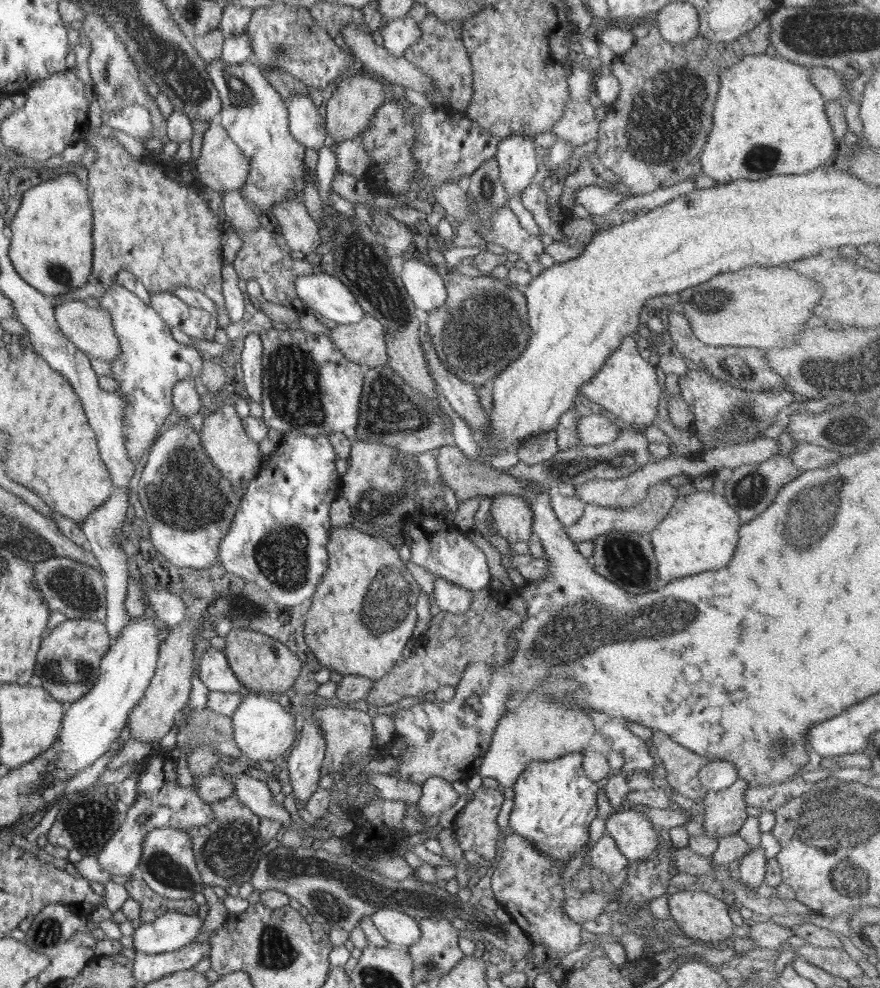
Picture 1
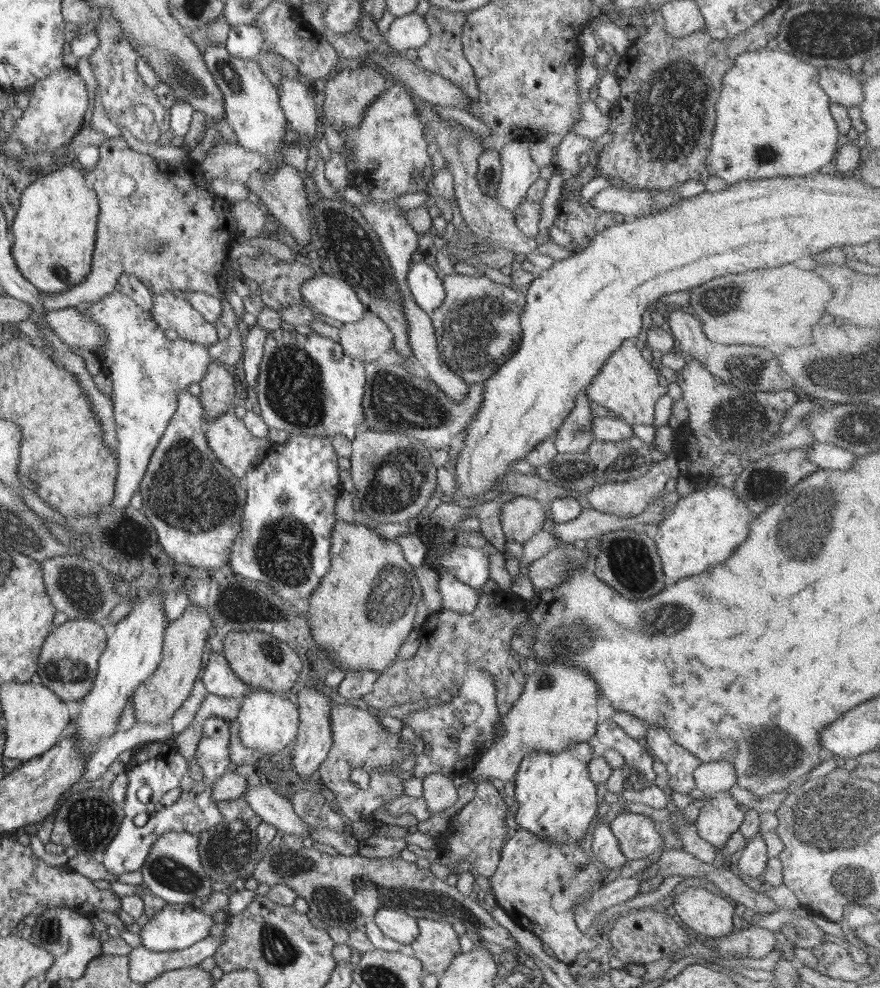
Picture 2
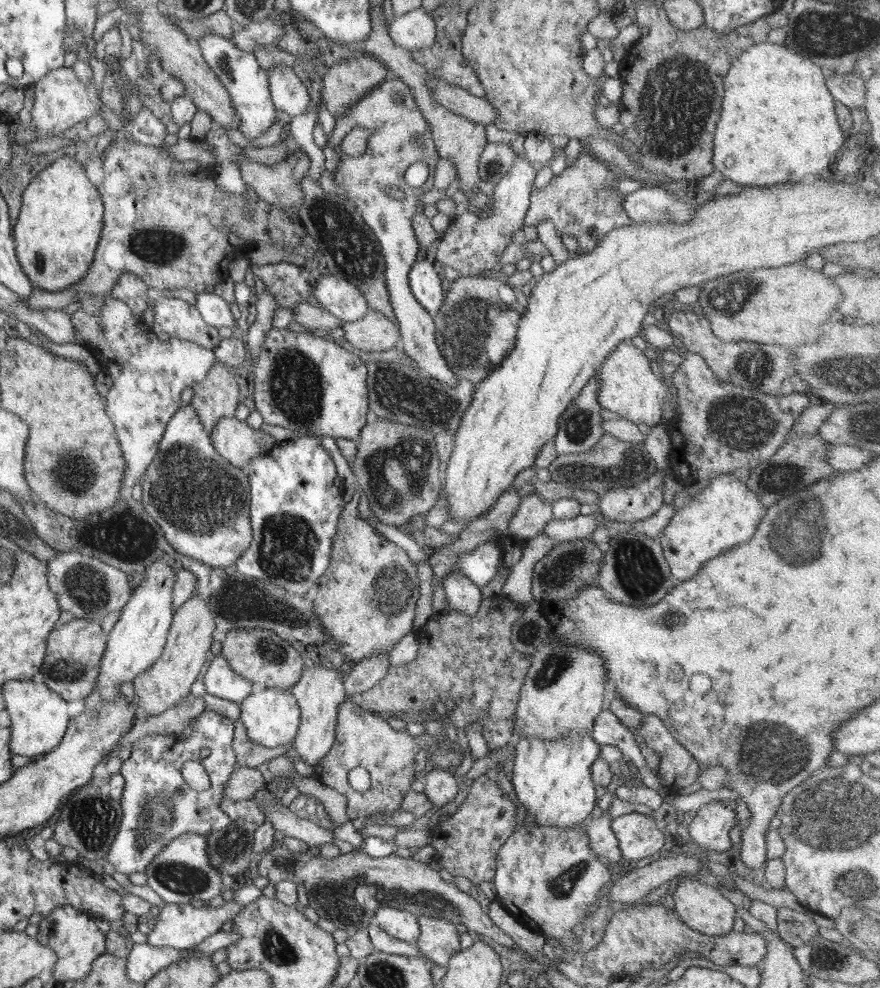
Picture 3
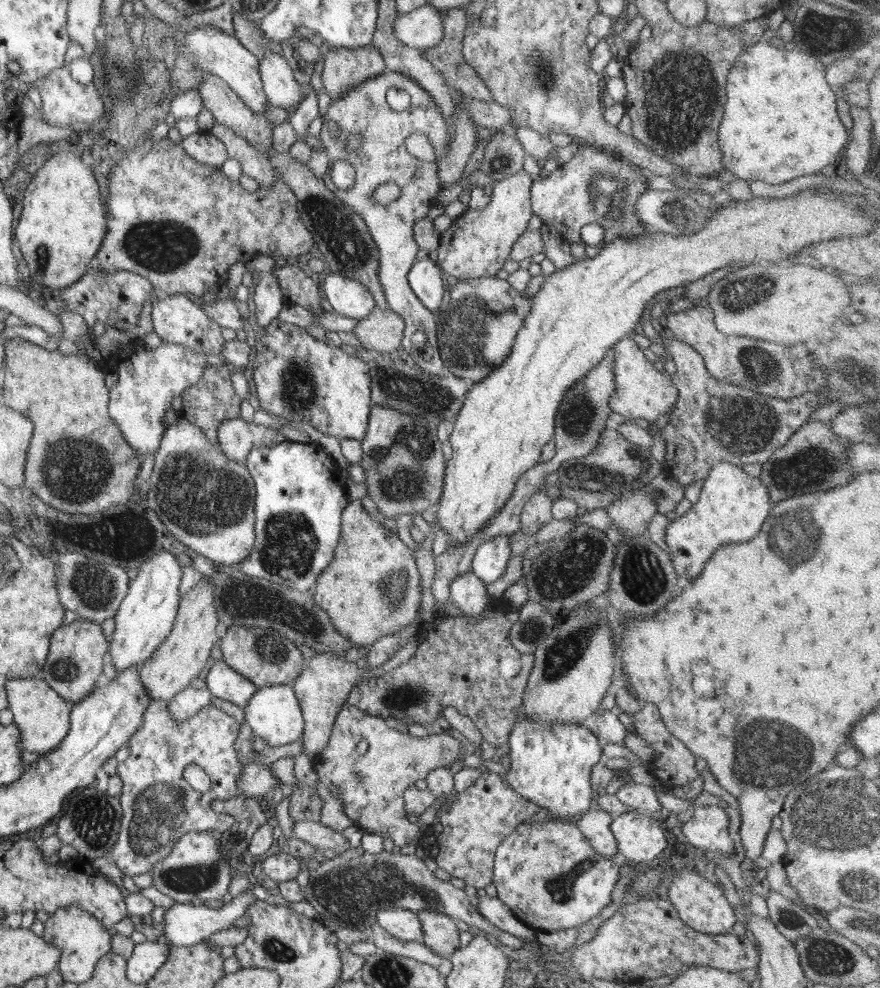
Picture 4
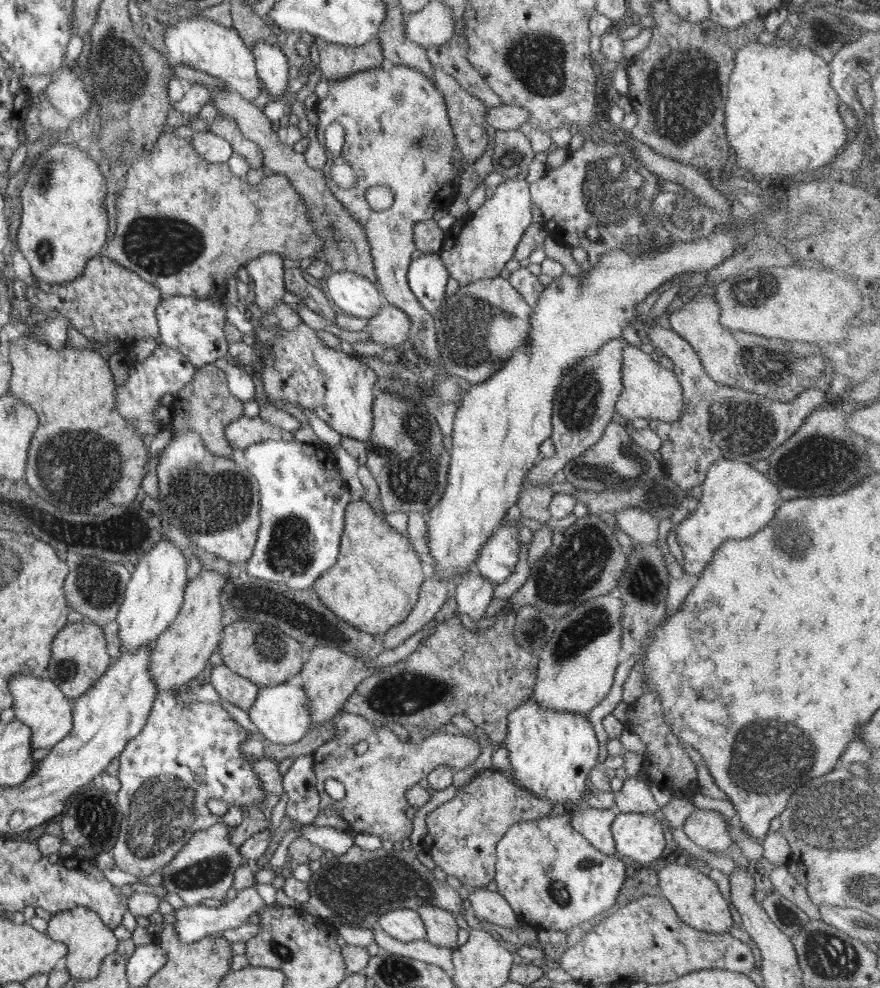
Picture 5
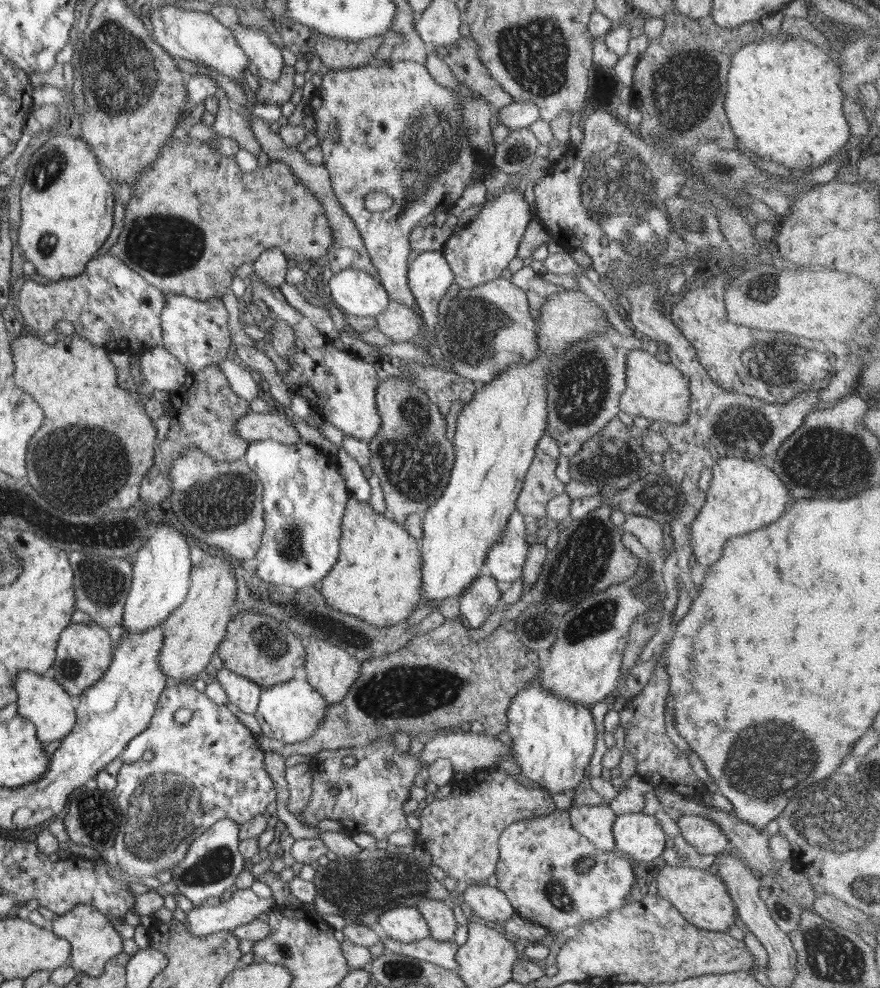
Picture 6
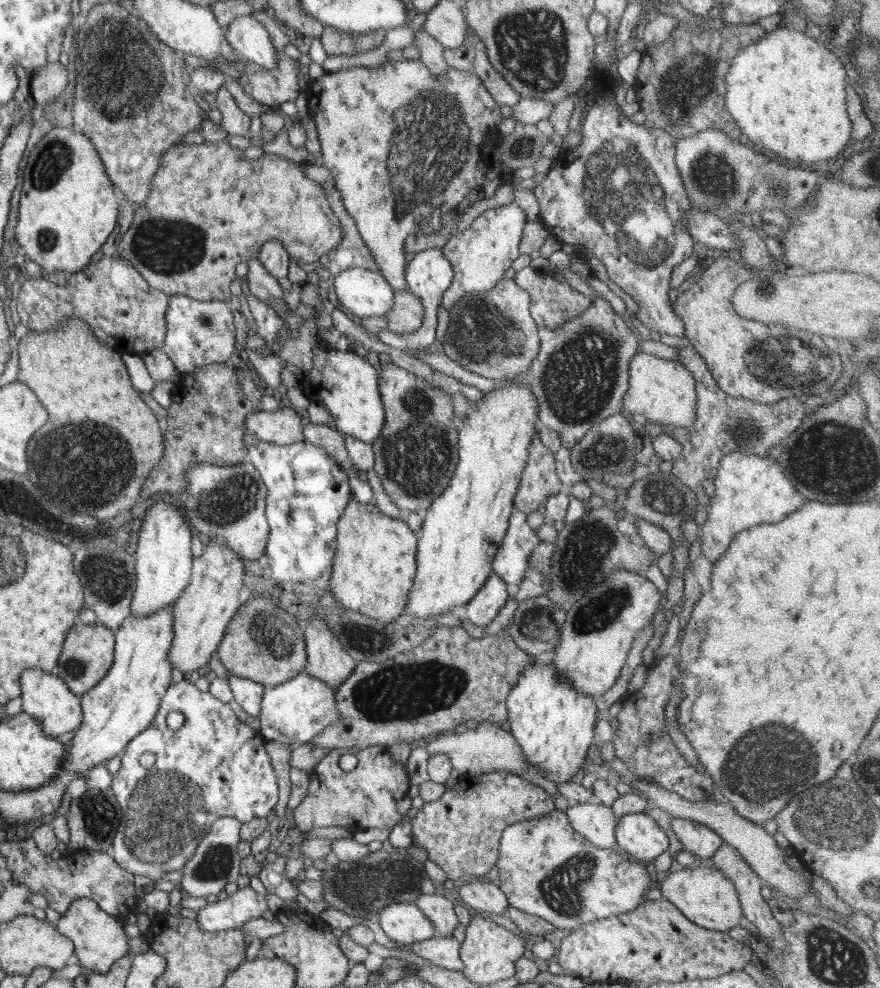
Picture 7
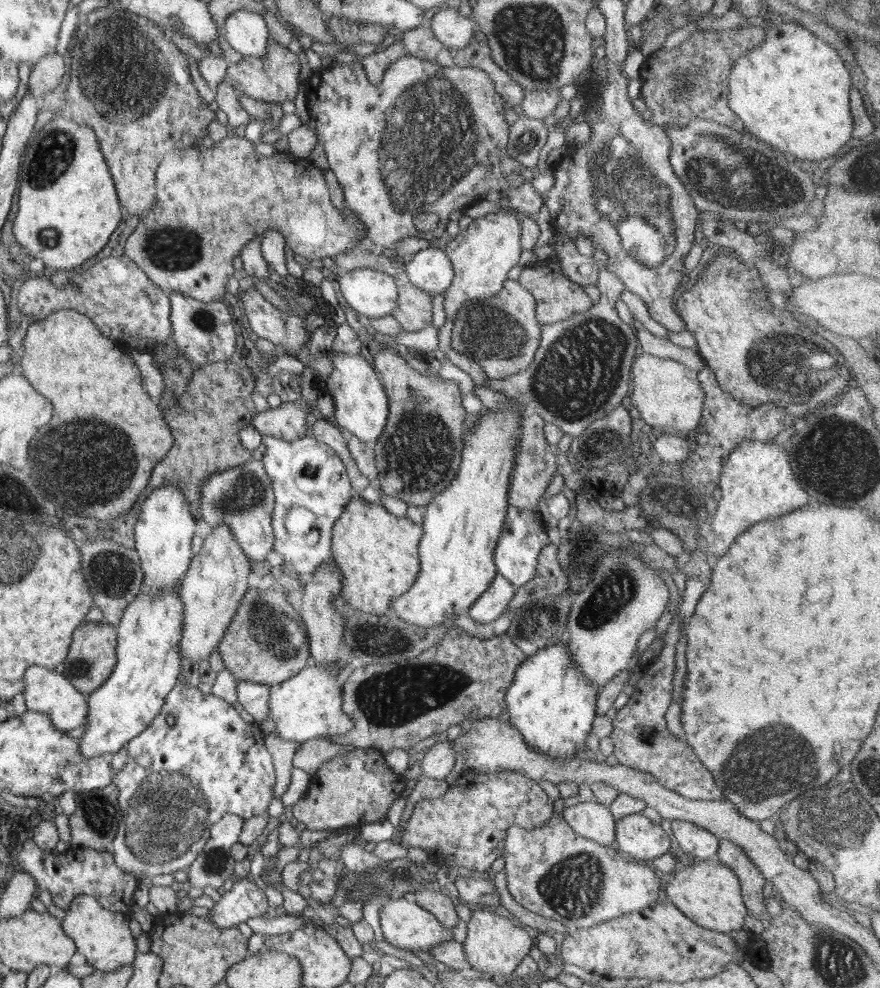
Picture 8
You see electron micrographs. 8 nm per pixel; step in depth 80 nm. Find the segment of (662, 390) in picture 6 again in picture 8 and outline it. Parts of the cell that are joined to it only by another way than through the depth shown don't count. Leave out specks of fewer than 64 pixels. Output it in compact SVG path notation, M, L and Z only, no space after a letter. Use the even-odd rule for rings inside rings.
M639 354L632 365L632 395L631 406L636 408L645 422L655 428L674 433L693 433L699 426L702 418L702 406L704 403L704 389L698 380L697 372L686 368L682 363L672 359L656 358L650 354Z

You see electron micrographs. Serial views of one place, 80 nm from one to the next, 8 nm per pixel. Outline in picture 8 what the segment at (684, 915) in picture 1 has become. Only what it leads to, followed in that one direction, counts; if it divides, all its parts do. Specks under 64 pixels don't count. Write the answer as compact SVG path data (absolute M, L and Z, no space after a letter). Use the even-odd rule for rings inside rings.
M716 858L693 860L690 865L679 866L671 873L674 878L666 886L668 902L675 904L690 920L708 930L719 931L728 936L744 924L747 908L741 895L736 873Z

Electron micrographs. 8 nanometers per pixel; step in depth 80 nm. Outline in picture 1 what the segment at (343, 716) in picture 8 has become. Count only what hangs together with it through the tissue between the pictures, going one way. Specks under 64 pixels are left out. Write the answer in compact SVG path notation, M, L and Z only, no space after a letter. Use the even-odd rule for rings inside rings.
M245 692L243 701L238 705L231 719L233 720L234 742L238 750L244 757L248 756L254 766L260 760L284 760L296 742L295 717L290 712L290 707L282 706L280 702L270 699L267 694Z

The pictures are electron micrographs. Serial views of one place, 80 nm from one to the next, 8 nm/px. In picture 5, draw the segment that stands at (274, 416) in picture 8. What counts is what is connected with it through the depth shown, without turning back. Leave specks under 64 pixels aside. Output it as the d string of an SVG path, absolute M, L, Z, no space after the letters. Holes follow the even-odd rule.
M243 415L233 420L225 428L225 437L231 442L233 450L244 452L245 448L270 439L294 440L294 435L284 429L264 421L260 415L248 417Z

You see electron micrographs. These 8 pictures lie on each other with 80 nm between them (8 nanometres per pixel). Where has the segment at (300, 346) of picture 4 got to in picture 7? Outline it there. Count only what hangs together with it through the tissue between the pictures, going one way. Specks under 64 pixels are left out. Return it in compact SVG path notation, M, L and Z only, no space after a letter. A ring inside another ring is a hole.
M258 257L252 258L248 263L246 280L248 280L250 293L263 303L266 303L270 308L273 307L271 307L268 298L278 298L278 300L285 302L284 293L282 287L278 284L278 279L268 274L266 268L260 264ZM316 335L316 342L313 343L313 363L314 368L303 373L301 381L298 383L303 392L308 396L310 402L322 402L330 413L331 425L345 435L353 436L366 443L373 443L378 440L380 431L385 423L384 406L380 400L379 374L370 360L366 356L361 356L354 349L341 351L330 346L326 346L320 337Z

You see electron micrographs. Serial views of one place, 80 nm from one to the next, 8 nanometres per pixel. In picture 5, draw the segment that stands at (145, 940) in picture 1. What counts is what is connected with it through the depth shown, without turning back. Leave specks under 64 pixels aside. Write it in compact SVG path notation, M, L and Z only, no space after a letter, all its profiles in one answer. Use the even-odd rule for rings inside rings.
M254 886L237 891L234 897L228 897L219 907L208 907L203 904L196 906L185 905L176 911L175 927L179 936L185 943L200 941L206 936L216 935L228 929L235 929L248 922L252 914L257 914L259 910L267 906L262 897L258 895Z

